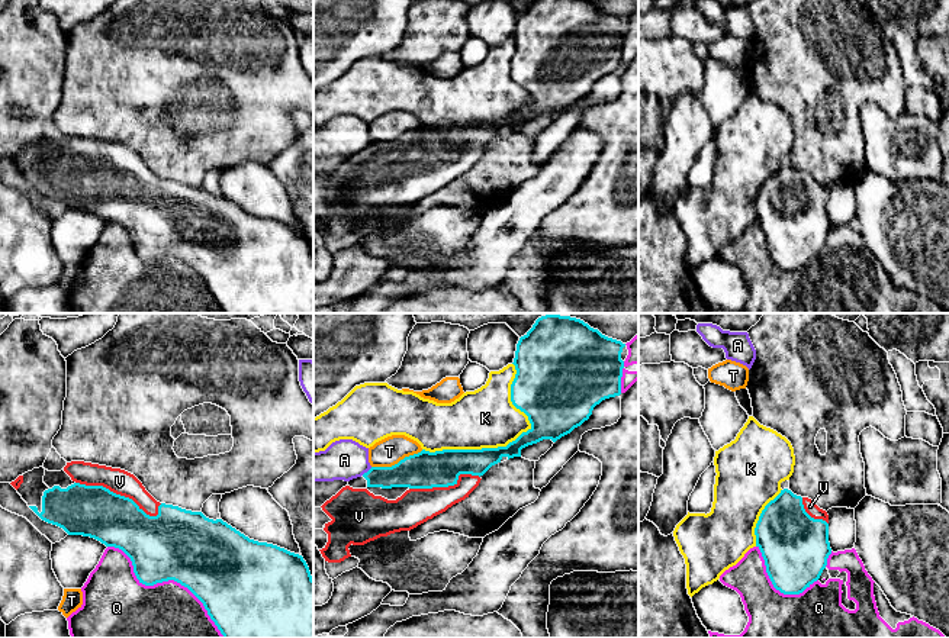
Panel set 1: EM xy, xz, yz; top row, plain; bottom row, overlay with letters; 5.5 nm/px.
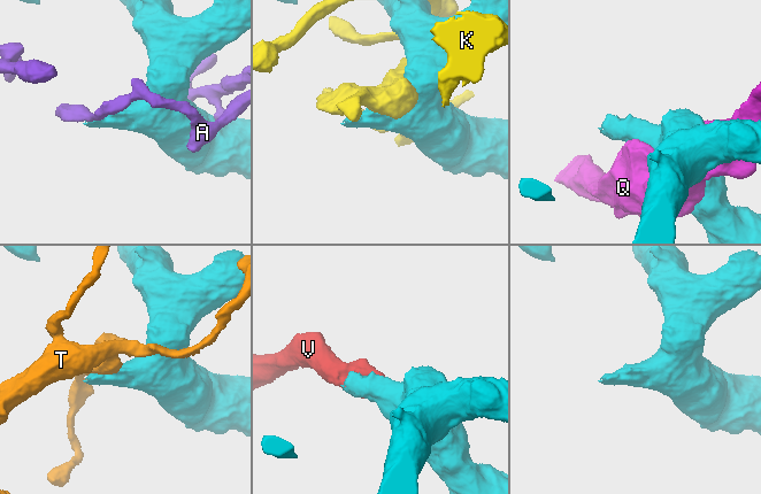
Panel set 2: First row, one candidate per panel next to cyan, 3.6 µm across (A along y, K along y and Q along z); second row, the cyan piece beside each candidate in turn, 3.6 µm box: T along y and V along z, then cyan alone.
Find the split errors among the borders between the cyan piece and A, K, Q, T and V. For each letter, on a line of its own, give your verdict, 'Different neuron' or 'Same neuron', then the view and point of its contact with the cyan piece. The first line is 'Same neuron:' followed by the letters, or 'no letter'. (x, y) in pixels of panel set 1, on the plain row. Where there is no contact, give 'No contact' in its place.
Same neuron: V
A: Different neuron. Touches cyan at xz (367, 147)
K: Different neuron. Touches cyan at xz (508, 119)
Q: Different neuron. Touches cyan at xy (166, 255)
T: Different neuron. Touches cyan at xz (398, 138)
V: Same neuron. Touches cyan at xy (118, 170)

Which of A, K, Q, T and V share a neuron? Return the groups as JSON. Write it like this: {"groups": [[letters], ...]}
{"groups": [["A"], ["K"], ["Q"], ["T"], ["V"]]}

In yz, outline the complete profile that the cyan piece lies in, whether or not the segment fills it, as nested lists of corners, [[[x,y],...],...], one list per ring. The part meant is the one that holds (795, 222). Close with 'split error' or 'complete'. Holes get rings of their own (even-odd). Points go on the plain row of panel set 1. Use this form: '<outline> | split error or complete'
[[[788,164],[765,181],[755,210],[766,248],[784,270],[800,270],[817,257],[831,229],[827,187]]] | split error

